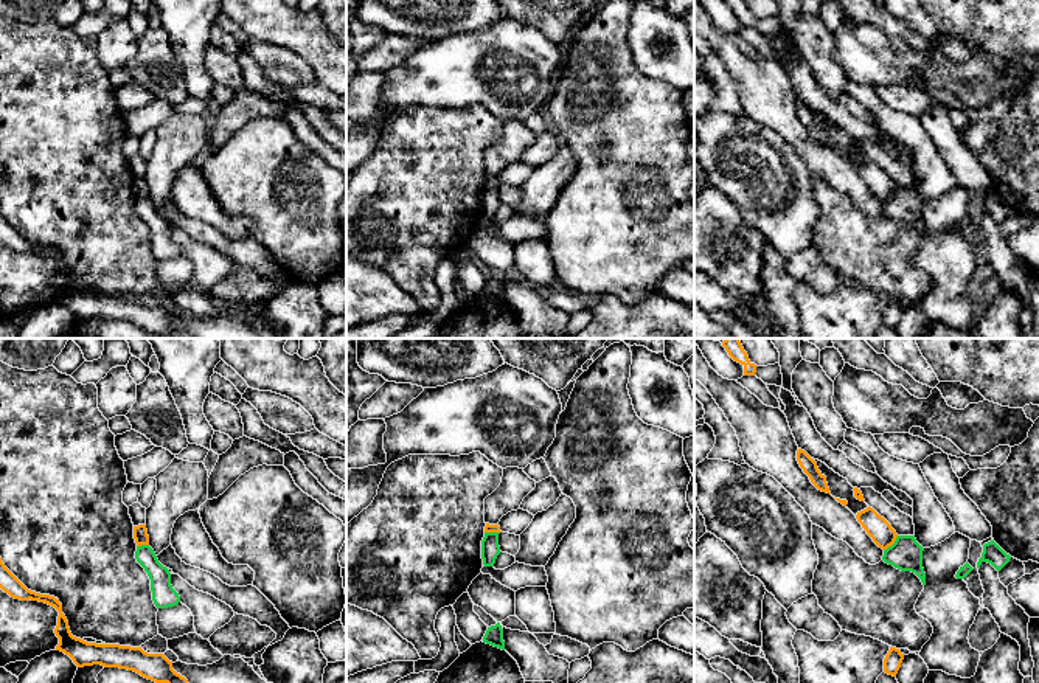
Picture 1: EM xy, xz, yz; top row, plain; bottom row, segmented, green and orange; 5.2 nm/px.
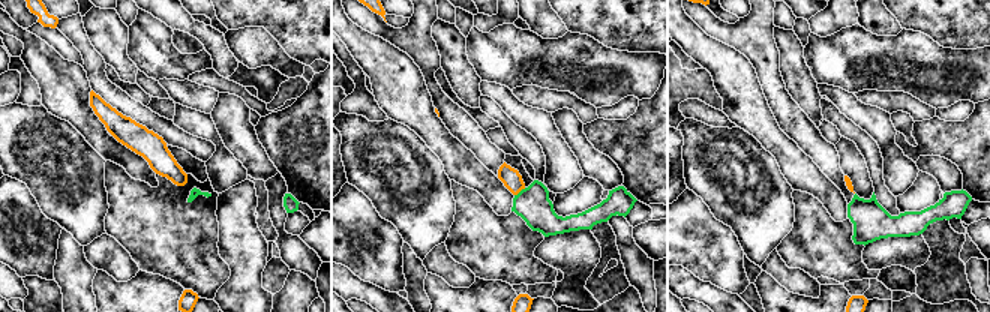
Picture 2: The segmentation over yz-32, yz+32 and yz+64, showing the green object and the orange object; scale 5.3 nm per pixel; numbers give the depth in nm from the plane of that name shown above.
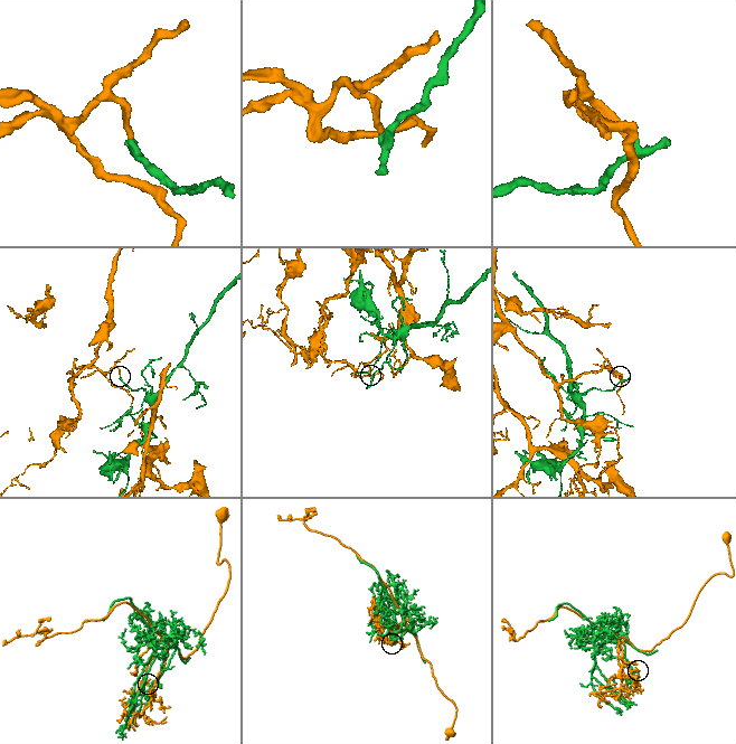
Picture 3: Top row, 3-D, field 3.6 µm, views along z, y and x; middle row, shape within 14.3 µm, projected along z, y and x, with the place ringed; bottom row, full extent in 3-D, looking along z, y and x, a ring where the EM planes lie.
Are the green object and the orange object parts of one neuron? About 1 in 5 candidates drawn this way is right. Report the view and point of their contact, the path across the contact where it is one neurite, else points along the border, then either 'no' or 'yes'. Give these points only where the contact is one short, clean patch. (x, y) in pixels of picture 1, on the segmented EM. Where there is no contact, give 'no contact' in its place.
yz (893, 544) | along yz (898, 536), (884, 550) | no

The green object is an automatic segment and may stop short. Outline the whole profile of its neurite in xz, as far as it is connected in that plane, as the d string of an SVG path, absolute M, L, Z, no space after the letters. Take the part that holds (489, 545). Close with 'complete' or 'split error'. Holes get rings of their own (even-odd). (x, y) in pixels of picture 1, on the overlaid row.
M485 532L481 540L481 559L485 567L494 567L497 556L502 553L499 546L500 532Z | complete

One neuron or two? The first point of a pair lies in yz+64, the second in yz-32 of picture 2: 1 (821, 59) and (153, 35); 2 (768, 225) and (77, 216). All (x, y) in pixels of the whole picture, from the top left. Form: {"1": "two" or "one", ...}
{"1": "one", "2": "one"}

